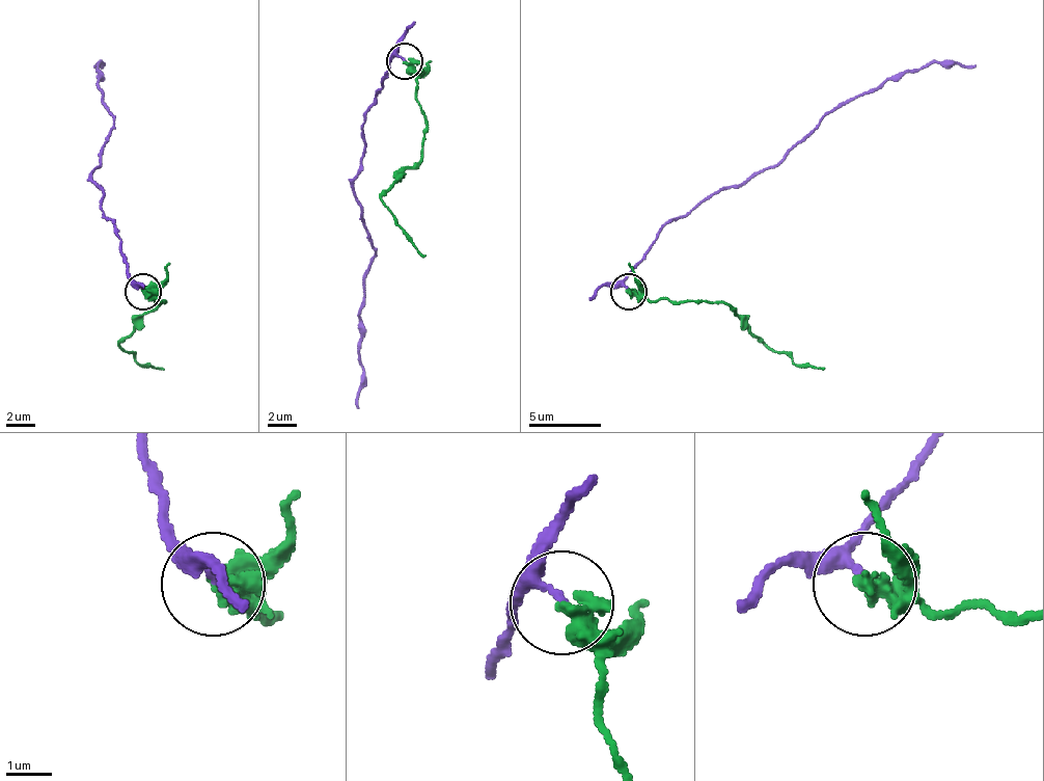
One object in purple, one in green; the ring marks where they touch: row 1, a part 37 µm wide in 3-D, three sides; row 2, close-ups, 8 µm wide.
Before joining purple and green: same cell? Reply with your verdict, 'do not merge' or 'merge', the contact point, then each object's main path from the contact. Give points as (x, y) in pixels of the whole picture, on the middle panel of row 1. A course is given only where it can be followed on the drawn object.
do not merge; place (404, 61); course purple (404, 62), (396, 55), (363, 135), (353, 196), (375, 258), (363, 276), (360, 407); course green (404, 62), (418, 84), (426, 116), (421, 157), (382, 200), (426, 258)

